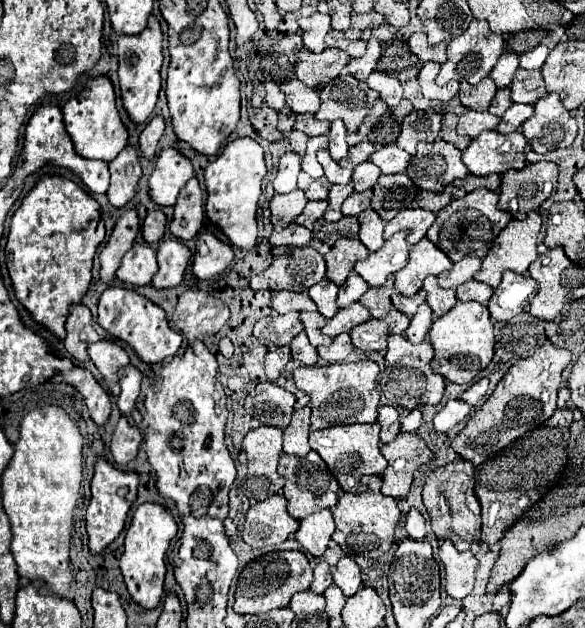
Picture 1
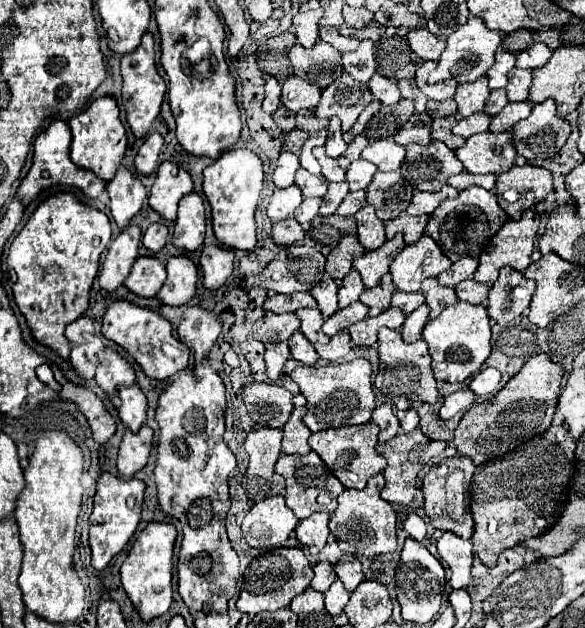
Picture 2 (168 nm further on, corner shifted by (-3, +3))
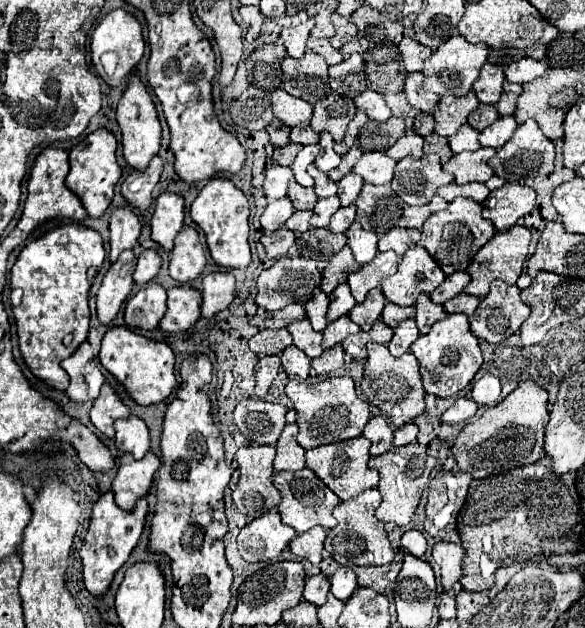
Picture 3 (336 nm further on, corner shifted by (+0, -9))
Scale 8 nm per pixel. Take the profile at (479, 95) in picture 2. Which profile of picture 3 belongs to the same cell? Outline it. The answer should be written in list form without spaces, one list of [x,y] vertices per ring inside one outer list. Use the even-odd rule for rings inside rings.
[[[468,91],[464,97],[452,97],[452,95],[440,95],[438,113],[434,115],[436,127],[434,131],[442,137],[454,135],[464,123],[466,117],[478,107],[478,99],[474,91]]]

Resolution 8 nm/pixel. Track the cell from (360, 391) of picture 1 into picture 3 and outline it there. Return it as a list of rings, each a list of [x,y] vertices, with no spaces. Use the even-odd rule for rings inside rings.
[[[332,377],[332,379],[310,383],[310,385],[298,379],[290,379],[286,385],[286,395],[294,403],[296,423],[300,427],[296,441],[304,449],[360,437],[364,425],[370,419],[368,403],[356,395],[354,381],[350,377]]]

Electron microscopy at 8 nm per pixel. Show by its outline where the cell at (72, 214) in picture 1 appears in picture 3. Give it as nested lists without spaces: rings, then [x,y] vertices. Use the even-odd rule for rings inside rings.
[[[70,223],[54,227],[40,239],[30,241],[20,251],[12,267],[10,287],[24,291],[22,305],[14,307],[18,347],[34,377],[52,389],[64,391],[68,387],[68,375],[60,363],[70,357],[88,337],[88,291],[104,263],[104,257],[106,251],[100,233]]]

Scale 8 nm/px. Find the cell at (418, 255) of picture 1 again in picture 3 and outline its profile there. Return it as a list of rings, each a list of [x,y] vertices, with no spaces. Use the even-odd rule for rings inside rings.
[[[414,245],[404,253],[396,275],[386,277],[380,287],[388,301],[408,307],[416,303],[420,293],[432,293],[444,279],[444,271],[428,255],[428,251],[422,245]]]

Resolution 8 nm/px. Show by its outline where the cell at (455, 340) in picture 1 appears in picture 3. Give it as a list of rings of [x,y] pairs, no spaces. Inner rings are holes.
[[[458,313],[458,315],[448,315],[446,319],[438,321],[432,325],[432,329],[426,335],[420,335],[410,351],[416,355],[418,365],[420,365],[420,377],[424,383],[424,391],[432,393],[436,397],[452,397],[458,395],[476,375],[476,371],[482,365],[482,351],[478,345],[478,339],[472,335],[468,327],[468,317]],[[430,371],[438,371],[440,379],[434,381]]]

